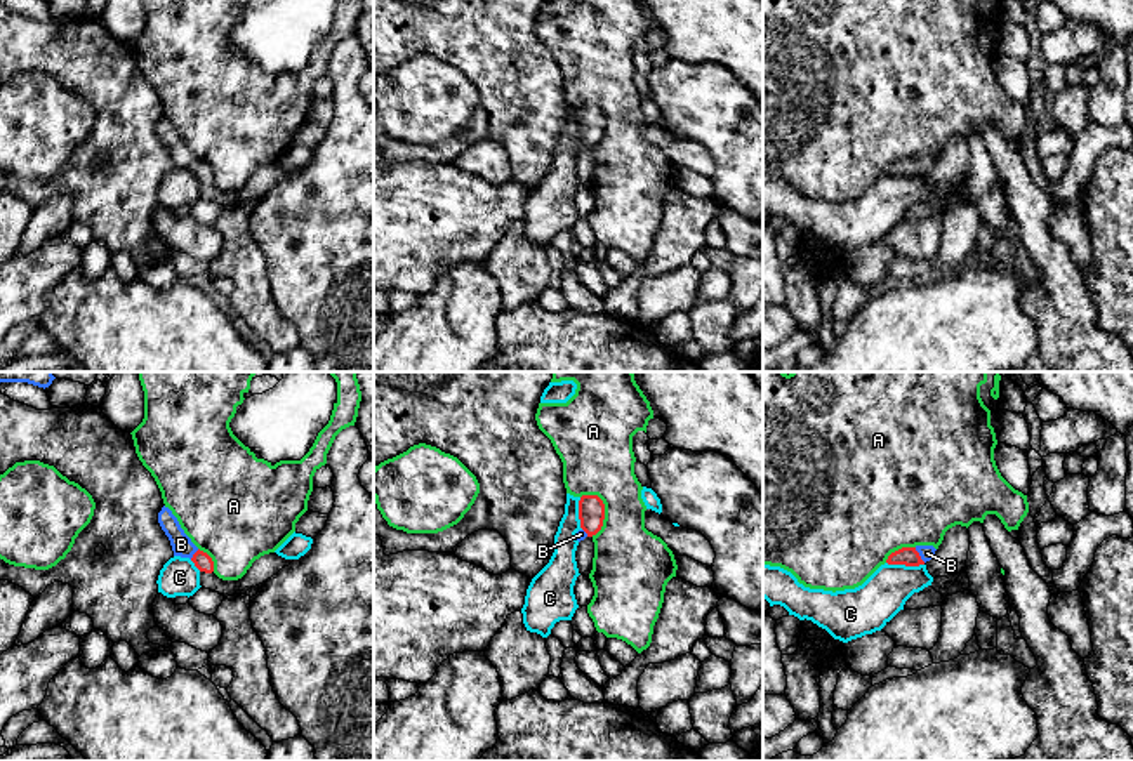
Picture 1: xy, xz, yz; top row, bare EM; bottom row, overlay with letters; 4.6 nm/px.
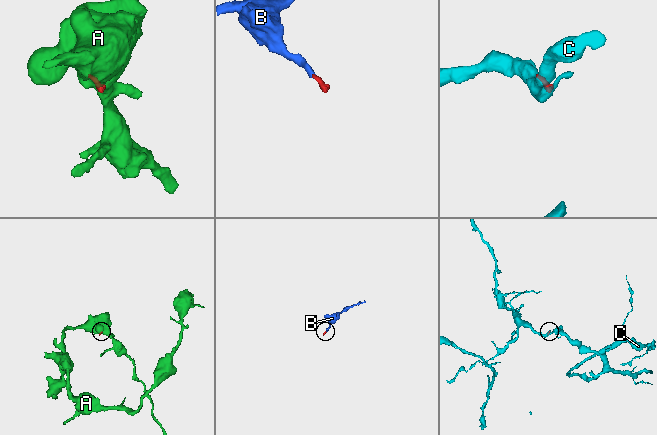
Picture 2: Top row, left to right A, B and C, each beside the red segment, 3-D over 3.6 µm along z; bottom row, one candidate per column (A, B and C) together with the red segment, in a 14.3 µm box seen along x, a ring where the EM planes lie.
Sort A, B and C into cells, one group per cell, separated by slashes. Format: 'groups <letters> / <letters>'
groups A / B / C

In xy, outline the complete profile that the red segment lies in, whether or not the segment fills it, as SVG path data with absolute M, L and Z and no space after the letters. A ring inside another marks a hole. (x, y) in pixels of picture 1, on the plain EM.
M162 118L158 134L170 151L174 167L189 169L200 182L214 182L212 169L191 153L169 118Z

